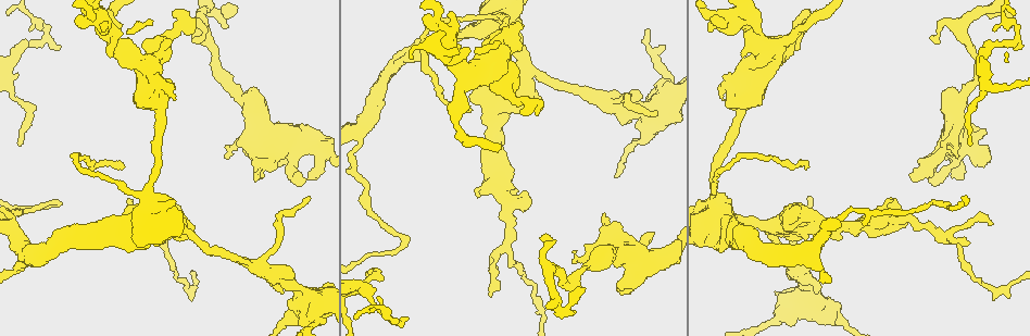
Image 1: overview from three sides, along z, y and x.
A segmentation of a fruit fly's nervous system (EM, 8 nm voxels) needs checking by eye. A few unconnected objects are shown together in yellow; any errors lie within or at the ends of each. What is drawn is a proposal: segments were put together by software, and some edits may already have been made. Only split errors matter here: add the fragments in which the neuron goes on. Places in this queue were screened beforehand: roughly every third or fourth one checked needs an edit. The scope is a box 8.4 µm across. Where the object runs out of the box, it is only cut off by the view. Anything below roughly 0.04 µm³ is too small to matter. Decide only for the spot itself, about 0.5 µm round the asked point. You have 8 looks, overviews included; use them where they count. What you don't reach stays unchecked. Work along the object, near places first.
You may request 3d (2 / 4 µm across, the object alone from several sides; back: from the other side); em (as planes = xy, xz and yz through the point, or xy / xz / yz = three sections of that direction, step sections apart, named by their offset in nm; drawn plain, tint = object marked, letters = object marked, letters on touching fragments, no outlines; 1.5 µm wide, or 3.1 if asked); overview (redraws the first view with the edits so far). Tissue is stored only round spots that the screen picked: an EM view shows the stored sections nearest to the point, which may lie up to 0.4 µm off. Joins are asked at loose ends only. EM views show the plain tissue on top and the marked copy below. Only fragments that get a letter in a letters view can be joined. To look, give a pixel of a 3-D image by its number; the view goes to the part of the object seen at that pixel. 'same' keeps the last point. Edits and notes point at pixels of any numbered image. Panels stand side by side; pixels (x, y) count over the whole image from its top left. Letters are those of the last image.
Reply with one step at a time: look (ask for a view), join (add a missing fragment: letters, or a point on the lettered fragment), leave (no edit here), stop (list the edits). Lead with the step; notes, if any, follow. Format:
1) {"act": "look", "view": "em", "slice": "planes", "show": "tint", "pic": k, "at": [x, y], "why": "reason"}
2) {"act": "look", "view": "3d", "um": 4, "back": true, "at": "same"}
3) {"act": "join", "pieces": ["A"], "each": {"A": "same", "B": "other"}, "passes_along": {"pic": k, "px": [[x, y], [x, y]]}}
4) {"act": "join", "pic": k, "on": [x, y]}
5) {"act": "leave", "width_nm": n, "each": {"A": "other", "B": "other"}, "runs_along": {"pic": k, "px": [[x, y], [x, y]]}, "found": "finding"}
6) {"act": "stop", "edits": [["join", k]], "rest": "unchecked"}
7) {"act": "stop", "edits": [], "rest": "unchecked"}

{"act": "look", "view": "3d", "um": 4, "pic": 1, "at": [541, 239], "why": "branch stops here"}

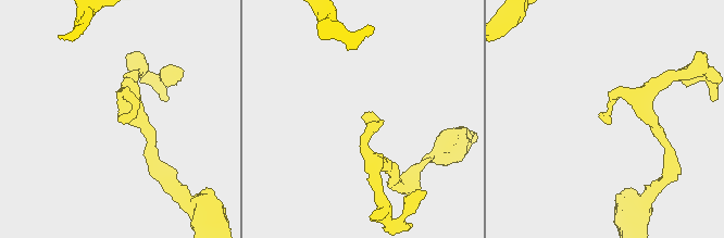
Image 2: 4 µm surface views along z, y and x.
{"act": "look", "view": "em", "slice": "planes", "show": "letters", "pic": 2, "at": [118, 120], "why": "need the tissue"}

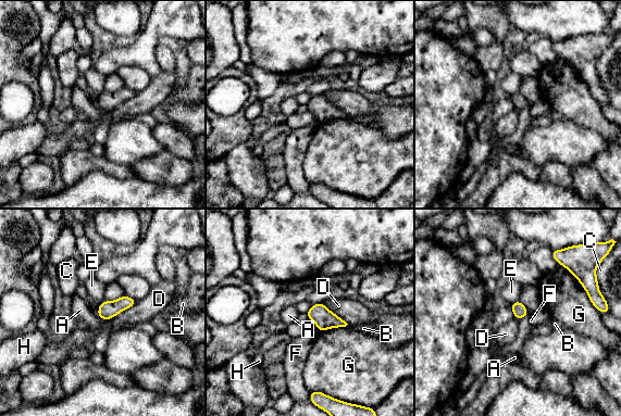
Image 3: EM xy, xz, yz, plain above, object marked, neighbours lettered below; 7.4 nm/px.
{"act": "leave", "width_nm": 110, "each": {"A": "other", "B": "other", "C": "other", "D": "other", "E": "other", "F": "other", "G": "other", "H": "other"}, "border": {"pic": 3, "px": [[97, 314], [101, 318]]}, "found": "none of them fits"}

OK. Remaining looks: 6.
{"act": "look", "view": "em", "slice": "yz", "step": 8, "show": "letters", "pic": 1, "at": [257, 174], "why": "an open end"}

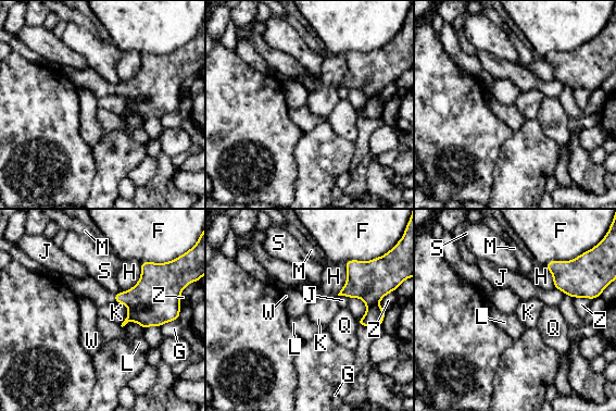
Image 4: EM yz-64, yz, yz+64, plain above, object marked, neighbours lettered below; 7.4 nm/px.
{"act": "look", "view": "em", "slice": "planes", "show": "letters", "at": "same"}

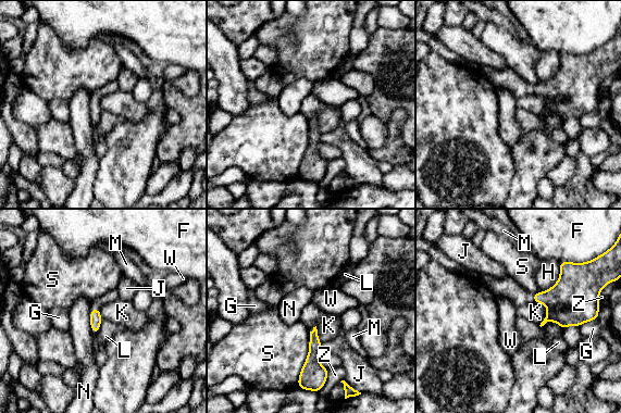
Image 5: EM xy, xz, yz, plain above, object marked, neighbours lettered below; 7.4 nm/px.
{"act": "leave", "each": {"F": "other", "G": "other", "H": "other", "J": "other", "K": "other", "L": "other", "M": "other", "N": "other", "S": "other", "W": "other", "Z": "other"}, "border": {"pic": 5, "px": [[534, 301], [546, 308], [539, 325]]}, "found": "none of them fits"}

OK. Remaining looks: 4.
{"act": "look", "view": "3d", "um": 4, "pic": 1, "at": [488, 91], "why": "branch stops here"}

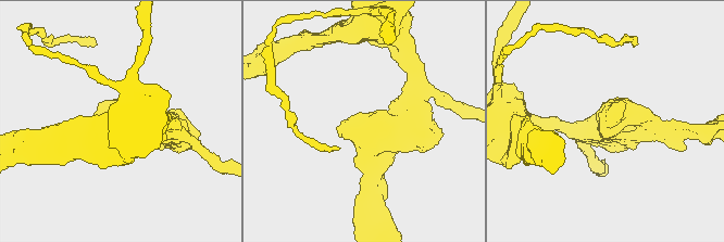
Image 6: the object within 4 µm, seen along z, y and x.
{"act": "look", "view": "em", "slice": "planes", "show": "letters", "pic": 6, "at": [605, 136], "why": "now the EM"}

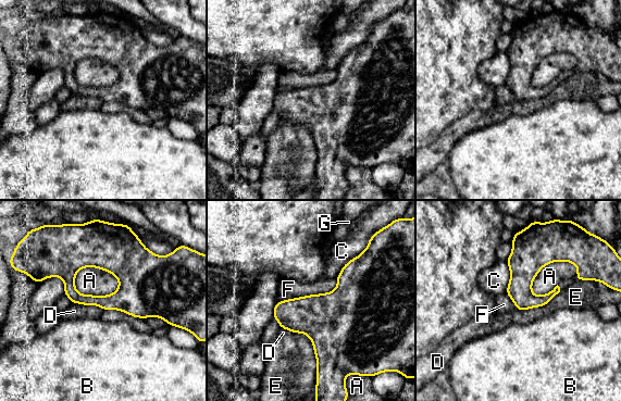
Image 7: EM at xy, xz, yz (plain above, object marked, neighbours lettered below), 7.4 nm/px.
{"act": "leave", "longest_contact_nm": ["F", 480], "each": {"A": "other", "B": "other", "C": "other", "D": "other", "E": "other", "F": "other", "G": "other"}, "border": {"pic": 7, "px": [[337, 279], [327, 292], [276, 302]]}, "found": "no lettered fragment goes on from it"}

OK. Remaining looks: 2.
{"act": "stop", "edits": [], "rest": "unchecked"}

